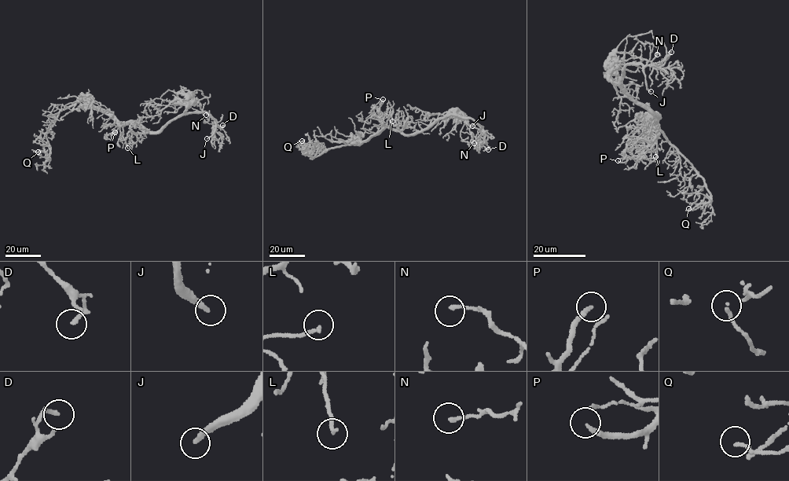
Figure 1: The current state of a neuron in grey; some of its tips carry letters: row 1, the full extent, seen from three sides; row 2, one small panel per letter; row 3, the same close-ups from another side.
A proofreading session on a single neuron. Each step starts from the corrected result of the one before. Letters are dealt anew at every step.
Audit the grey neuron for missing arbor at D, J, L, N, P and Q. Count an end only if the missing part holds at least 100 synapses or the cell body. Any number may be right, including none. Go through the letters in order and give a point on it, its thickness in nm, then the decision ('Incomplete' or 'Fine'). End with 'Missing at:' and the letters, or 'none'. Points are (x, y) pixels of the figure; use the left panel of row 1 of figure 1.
D: Place: (222, 125). Thickness 180 nm. Fine
J: Place: (207, 138). Thickness 240 nm. Incomplete
L: Place: (127, 148). Thickness 180 nm. Fine
N: Place: (206, 115). Thickness 170 nm. Fine
P: Place: (115, 132). Thickness 180 nm. Fine
Q: Place: (38, 152). Thickness 180 nm. Fine
Missing at: J

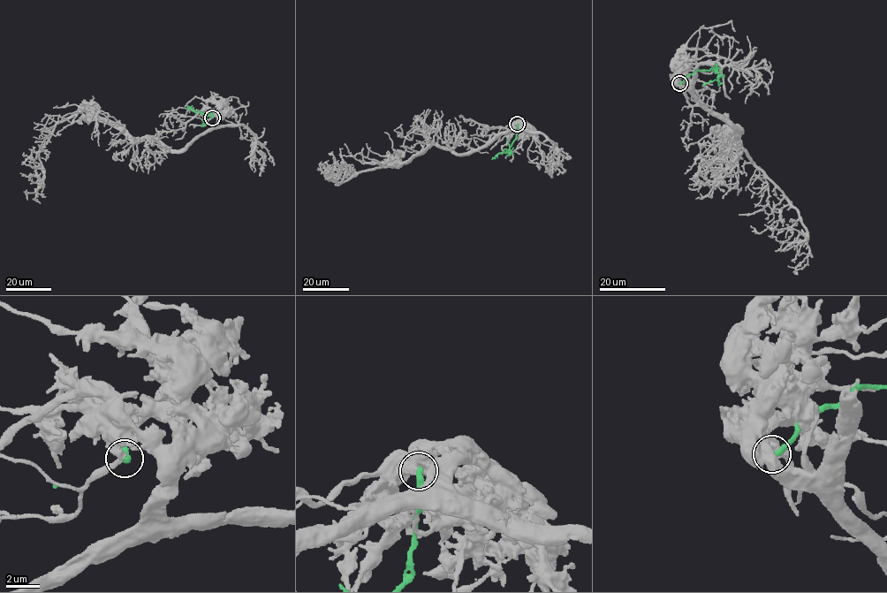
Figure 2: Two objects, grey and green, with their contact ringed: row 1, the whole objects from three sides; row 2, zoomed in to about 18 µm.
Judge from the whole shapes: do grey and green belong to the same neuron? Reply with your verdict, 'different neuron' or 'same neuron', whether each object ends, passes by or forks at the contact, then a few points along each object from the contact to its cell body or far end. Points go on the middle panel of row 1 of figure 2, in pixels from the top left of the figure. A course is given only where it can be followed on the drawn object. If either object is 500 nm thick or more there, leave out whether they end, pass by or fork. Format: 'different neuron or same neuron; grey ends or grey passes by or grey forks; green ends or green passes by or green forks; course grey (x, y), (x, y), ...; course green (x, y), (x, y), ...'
different neuron; grey ends; green ends; course grey (518, 124), (523, 122), (475, 151), (461, 155), (434, 144), (398, 165), (362, 171), (338, 185), (321, 163); course green (518, 124), (516, 137), (508, 150), (491, 159)

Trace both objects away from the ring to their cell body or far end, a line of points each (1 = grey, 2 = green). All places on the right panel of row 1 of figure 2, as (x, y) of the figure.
1: (679, 83), (739, 128), (725, 149), (736, 132), (751, 161), (796, 209), (809, 252), (797, 275)
2: (679, 83), (699, 70), (719, 69)

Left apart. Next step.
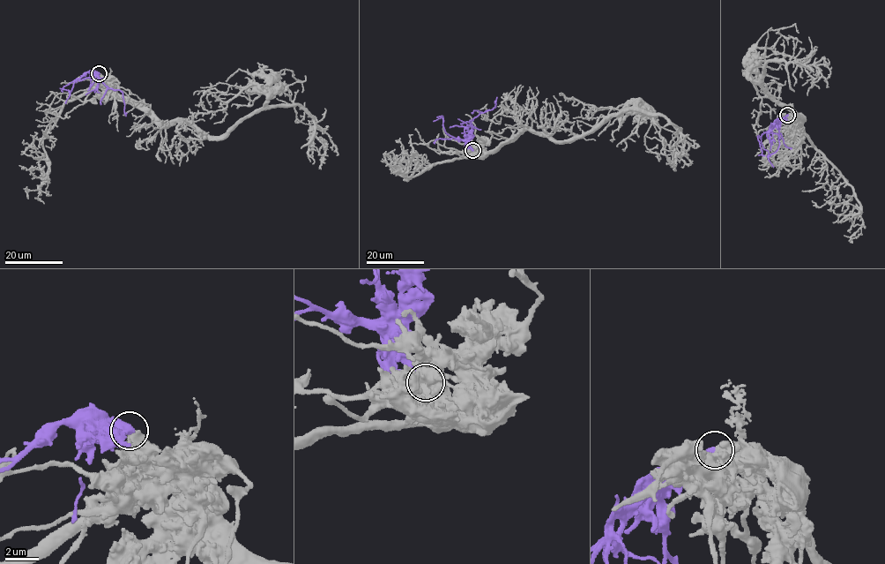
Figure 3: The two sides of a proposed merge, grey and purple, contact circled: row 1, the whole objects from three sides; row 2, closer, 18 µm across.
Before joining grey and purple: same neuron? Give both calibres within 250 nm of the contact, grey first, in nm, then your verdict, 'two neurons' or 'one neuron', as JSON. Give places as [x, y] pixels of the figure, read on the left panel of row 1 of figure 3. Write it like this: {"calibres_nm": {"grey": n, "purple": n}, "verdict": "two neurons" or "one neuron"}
{"calibres_nm": {"grey": 650, "purple": 440}, "verdict": "one neuron"}

